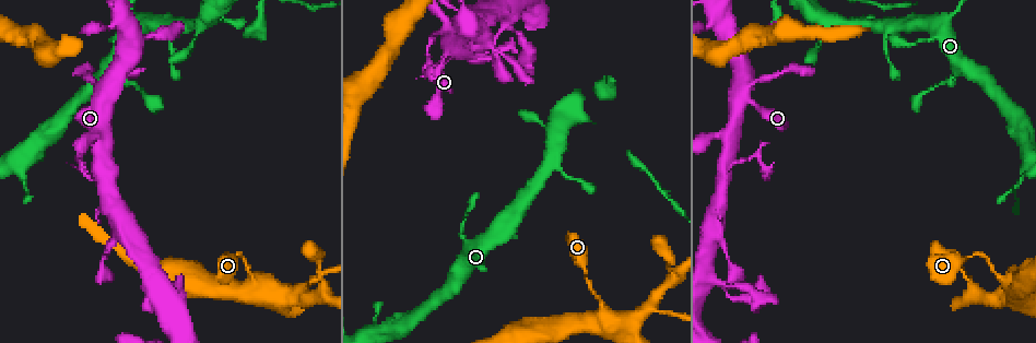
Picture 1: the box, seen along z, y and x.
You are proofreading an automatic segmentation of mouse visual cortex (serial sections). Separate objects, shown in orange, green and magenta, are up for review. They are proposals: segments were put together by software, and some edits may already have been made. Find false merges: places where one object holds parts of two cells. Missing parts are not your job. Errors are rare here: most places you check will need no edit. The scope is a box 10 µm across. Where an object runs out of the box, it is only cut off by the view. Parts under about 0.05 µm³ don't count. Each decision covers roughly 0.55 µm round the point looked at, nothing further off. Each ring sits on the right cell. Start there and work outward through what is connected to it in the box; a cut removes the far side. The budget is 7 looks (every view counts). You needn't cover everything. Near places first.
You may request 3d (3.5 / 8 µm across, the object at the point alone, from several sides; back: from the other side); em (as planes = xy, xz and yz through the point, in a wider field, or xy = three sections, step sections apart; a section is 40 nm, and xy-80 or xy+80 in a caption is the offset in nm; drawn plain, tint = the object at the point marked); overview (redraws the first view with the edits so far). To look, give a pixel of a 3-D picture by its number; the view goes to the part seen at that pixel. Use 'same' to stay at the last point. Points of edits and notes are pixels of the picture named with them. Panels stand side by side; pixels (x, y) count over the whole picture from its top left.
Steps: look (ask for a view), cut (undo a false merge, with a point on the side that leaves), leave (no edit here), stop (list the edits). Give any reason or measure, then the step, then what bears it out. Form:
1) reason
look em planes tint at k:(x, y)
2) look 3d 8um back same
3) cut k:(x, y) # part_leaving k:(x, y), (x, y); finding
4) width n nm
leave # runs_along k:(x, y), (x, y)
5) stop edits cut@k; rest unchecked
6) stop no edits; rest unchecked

thick turns thin
look 3d 3.5um at 1:(237, 252)

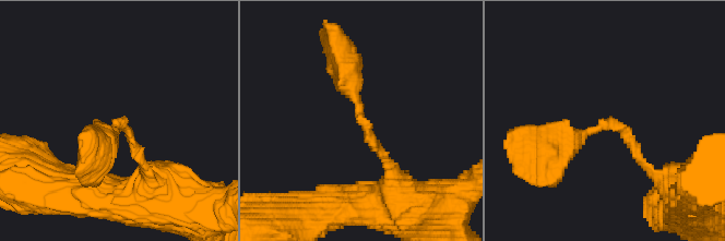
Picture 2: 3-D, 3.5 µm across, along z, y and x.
arm_widths 150, 400 nm; need the tissue
look em xy step 2 tint at 2:(116, 125)

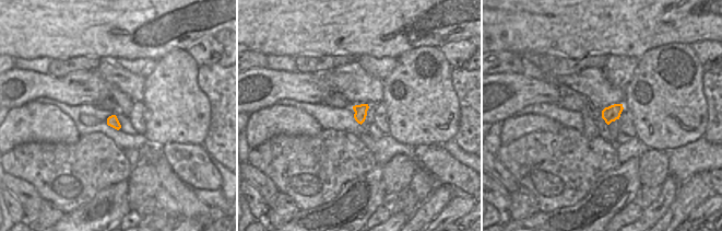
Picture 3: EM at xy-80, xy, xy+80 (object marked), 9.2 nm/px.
leave # runs_along 2:(342, 60), (358, 119), (389, 166); continuous, no second cell

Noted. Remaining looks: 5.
sudden change in width
look 3d 3.5um at 1:(664, 313)

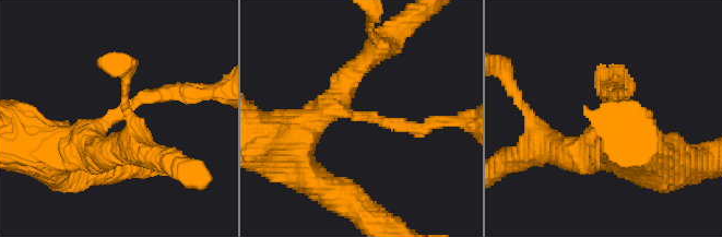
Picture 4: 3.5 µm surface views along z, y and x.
look em xy step 3 tint at 4:(360, 114)

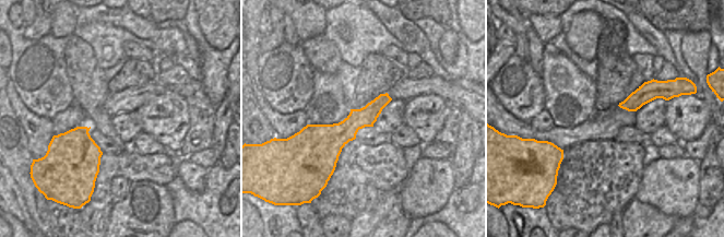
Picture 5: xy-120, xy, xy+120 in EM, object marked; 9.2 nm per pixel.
leave # runs_along 4:(60, 147), (167, 86); continuous, no second cell

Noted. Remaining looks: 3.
arms run side by side
look 3d 3.5um back at 1:(123, 23)

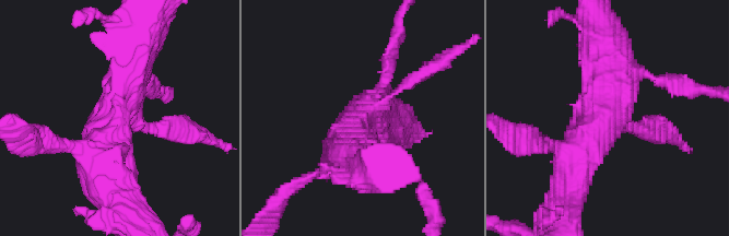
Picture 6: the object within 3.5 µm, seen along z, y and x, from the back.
need the tissue
look em planes tint at 6:(613, 114)

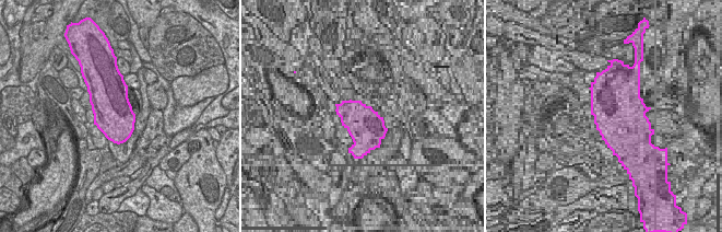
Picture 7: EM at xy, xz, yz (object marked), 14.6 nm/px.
leave # runs_along 6:(349, 153), (352, 125), (426, 69); one cell here

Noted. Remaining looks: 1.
stop no edits; rest unchecked

